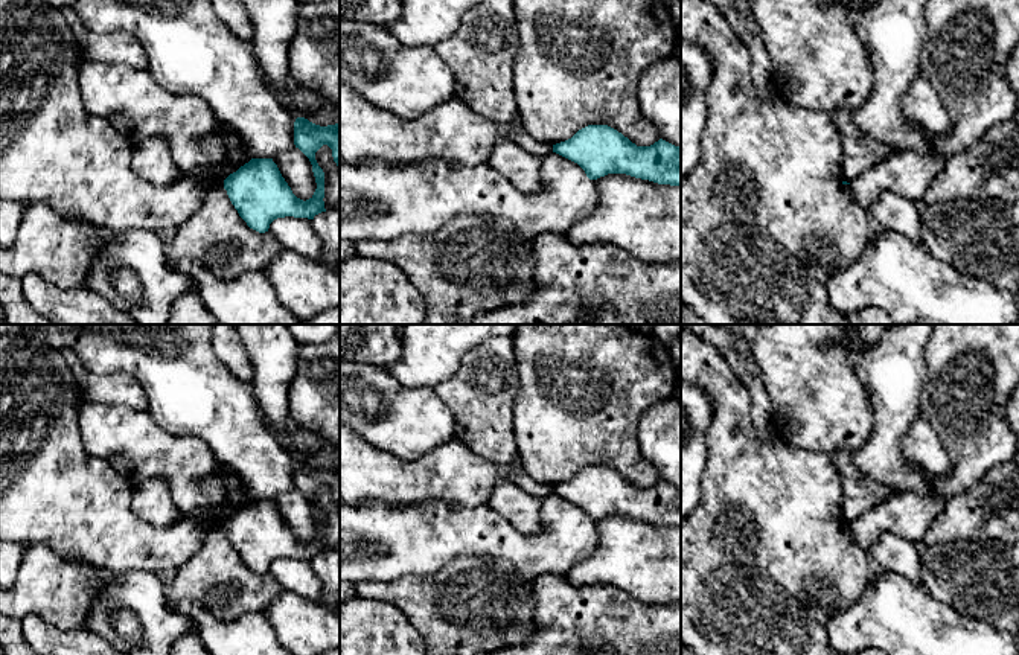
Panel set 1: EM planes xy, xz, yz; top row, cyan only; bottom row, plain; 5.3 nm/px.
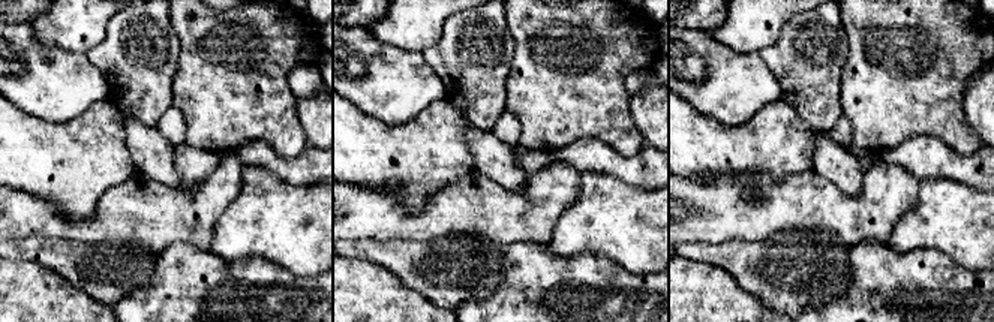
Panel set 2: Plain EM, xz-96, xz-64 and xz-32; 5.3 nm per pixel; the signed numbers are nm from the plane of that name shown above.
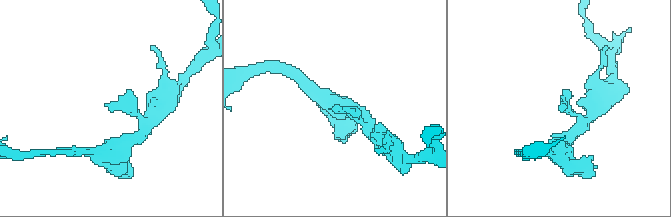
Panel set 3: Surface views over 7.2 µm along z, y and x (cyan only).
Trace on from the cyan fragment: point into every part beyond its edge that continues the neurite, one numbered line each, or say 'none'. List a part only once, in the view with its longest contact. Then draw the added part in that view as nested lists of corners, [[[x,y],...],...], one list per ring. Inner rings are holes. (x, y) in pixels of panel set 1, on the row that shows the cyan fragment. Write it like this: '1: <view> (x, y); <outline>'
none

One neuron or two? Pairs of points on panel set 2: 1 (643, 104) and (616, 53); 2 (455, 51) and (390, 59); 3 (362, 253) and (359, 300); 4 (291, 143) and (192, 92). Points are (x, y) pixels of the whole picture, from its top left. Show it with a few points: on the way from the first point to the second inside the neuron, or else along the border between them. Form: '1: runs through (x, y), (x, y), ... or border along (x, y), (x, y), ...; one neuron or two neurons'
1: border along (630, 96), (630, 114), (640, 131); two neurons
2: border along (422, 53), (443, 84); two neurons
3: border along (348, 258), (375, 262), (395, 273); two neurons
4: runs through (267, 119), (245, 96), (216, 92); one neuron

